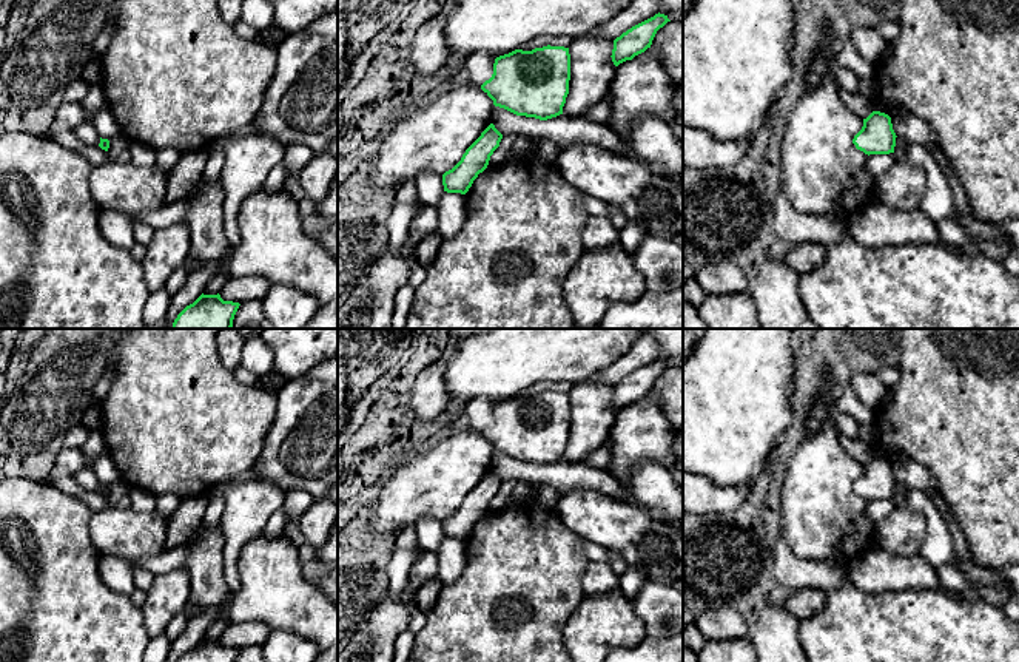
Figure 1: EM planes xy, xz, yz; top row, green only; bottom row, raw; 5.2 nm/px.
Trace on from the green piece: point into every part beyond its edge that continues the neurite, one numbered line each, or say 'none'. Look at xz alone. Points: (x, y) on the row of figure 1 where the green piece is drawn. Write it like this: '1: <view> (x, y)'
none

